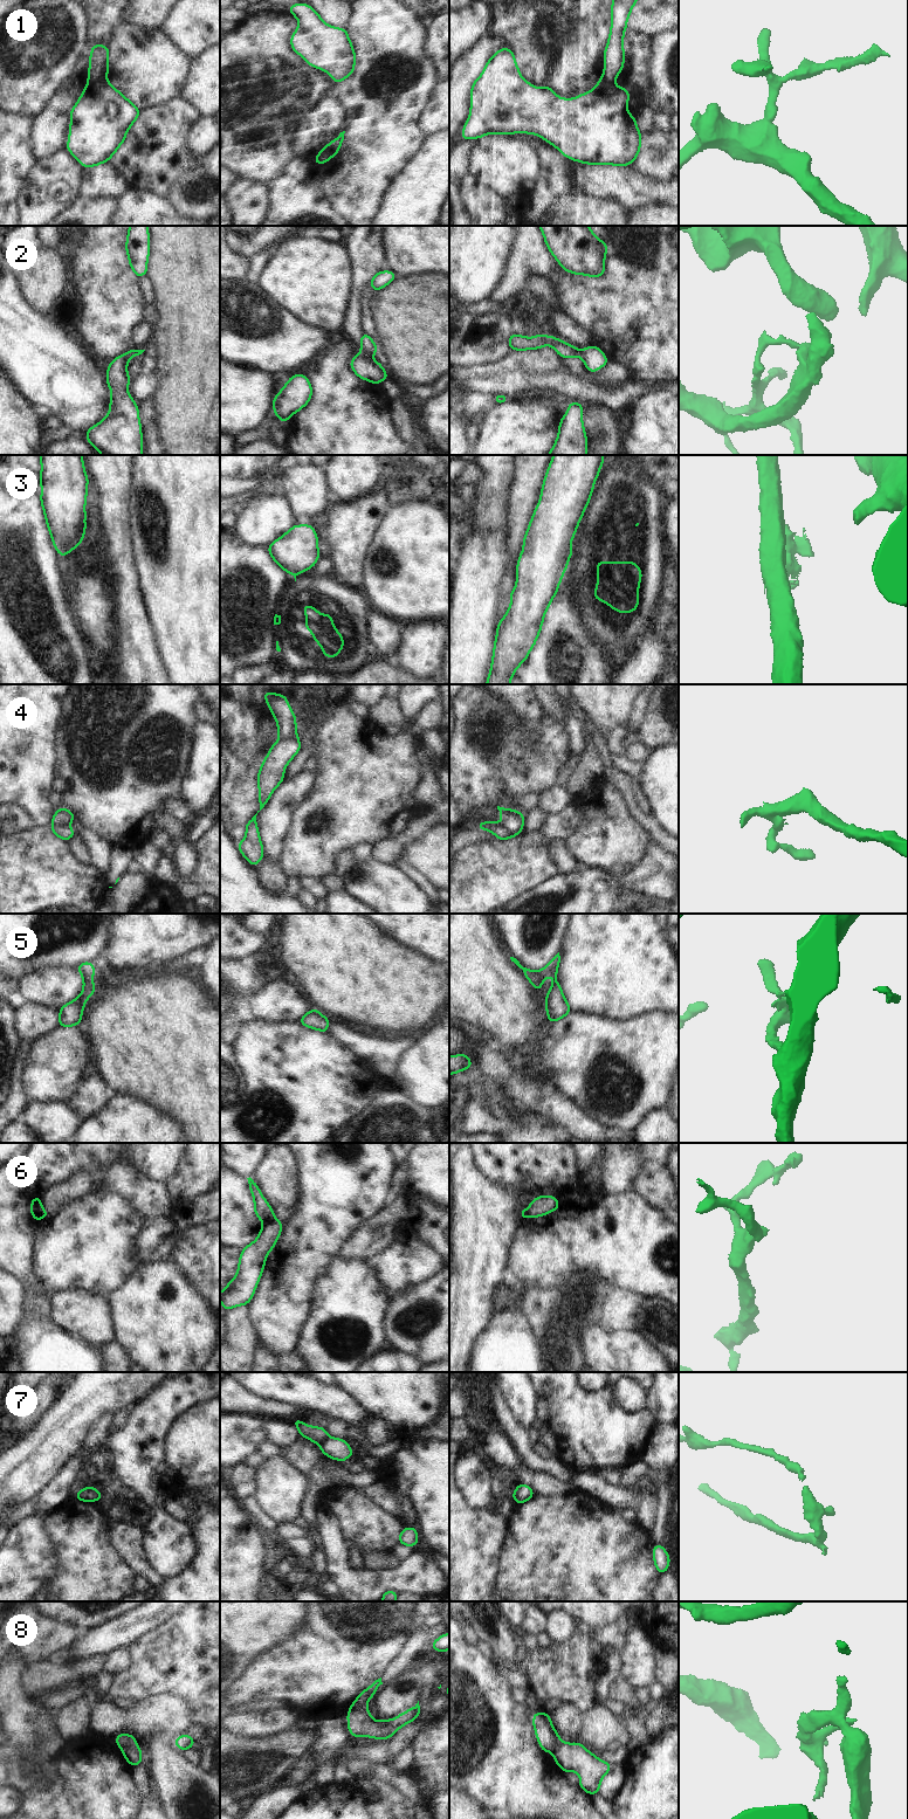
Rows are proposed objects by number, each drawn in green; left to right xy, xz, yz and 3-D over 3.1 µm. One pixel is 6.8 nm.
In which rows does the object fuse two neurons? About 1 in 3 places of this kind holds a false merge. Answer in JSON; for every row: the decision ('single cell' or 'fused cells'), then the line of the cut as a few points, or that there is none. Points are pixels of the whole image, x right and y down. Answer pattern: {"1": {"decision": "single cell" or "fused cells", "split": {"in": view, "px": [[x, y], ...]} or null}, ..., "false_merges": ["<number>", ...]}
{"1": {"decision": "fused cells", "split": {"in": "xy", "px": [[105, 77], [98, 81], [89, 81]]}}, "2": {"decision": "fused cells", "split": {"in": "xz", "px": [[363, 353], [369, 357]]}}, "3": {"decision": "fused cells", "split": {"in": "yz", "px": [[570, 550], [568, 556]]}}, "4": {"decision": "fused cells", "split": {"in": "yz", "px": [[494, 821], [504, 826], [515, 835]]}}, "5": {"decision": "single cell", "split": null}, "6": {"decision": "fused cells", "split": {"in": "xz", "px": [[274, 1218], [265, 1222]]}}, "7": {"decision": "fused cells", "split": {"in": "xz", "px": [[328, 1435], [318, 1444]]}}, "8": {"decision": "fused cells", "split": {"in": "xz", "px": [[365, 1707], [349, 1713]]}}, "false_merges": ["1", "2", "3", "4", "6", "7", "8"]}

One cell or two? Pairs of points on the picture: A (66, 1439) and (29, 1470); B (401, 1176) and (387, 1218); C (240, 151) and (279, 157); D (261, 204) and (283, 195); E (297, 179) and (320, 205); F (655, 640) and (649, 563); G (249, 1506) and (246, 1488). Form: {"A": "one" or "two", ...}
{"A": "one", "B": "two", "C": "one", "D": "two", "E": "one", "F": "two", "G": "two"}

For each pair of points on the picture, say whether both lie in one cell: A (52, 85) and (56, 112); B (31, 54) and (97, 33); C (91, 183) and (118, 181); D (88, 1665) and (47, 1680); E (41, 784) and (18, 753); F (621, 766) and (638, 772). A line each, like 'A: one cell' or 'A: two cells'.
A: two cells
B: two cells
C: one cell
D: one cell
E: one cell
F: one cell

